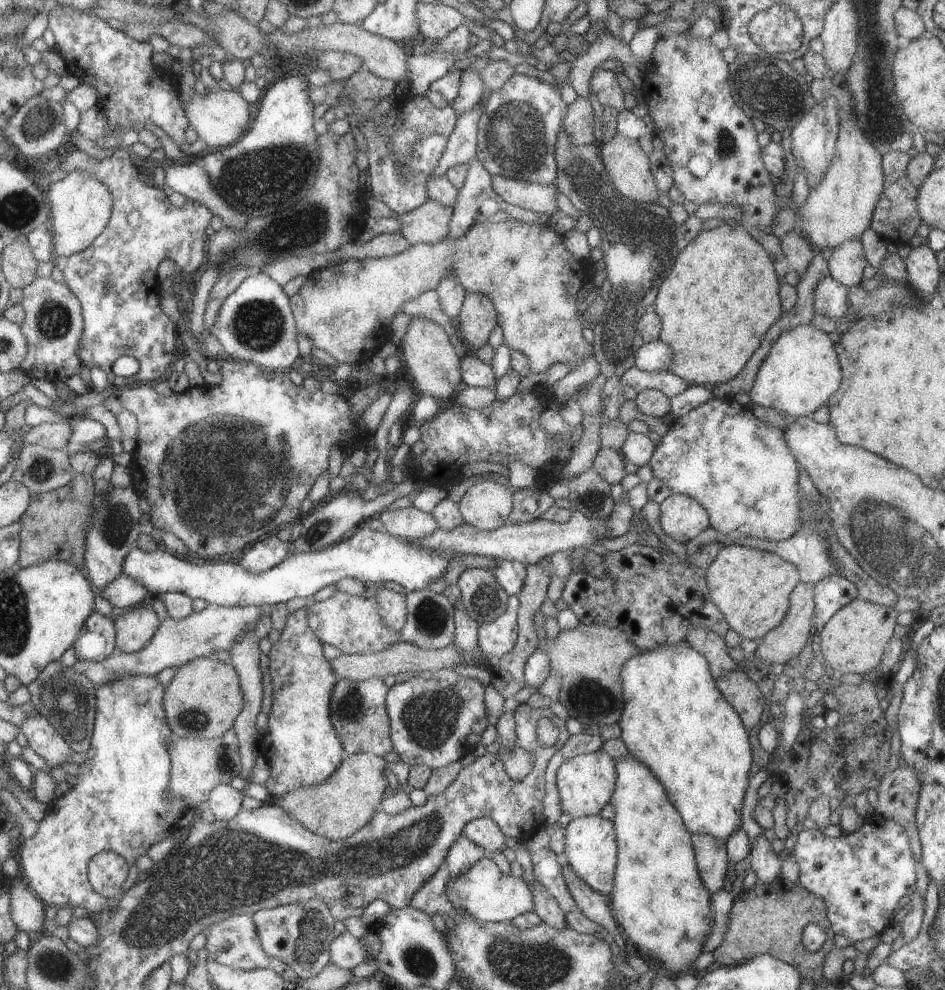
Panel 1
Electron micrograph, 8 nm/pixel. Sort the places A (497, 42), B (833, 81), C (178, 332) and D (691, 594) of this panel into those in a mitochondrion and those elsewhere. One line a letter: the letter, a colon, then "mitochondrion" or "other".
A: other
B: other
C: other
D: other

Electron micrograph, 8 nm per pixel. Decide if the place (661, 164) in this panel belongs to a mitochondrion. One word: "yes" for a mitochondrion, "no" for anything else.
no

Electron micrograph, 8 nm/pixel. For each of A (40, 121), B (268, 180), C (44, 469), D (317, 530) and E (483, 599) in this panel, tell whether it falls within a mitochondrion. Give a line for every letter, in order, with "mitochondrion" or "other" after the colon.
A: mitochondrion
B: mitochondrion
C: mitochondrion
D: mitochondrion
E: mitochondrion

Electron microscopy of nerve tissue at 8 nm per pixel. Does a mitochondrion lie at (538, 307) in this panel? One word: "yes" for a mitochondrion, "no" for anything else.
yes

